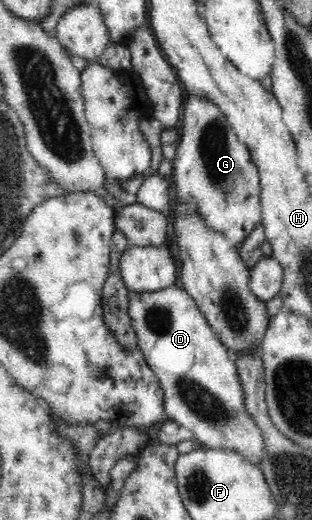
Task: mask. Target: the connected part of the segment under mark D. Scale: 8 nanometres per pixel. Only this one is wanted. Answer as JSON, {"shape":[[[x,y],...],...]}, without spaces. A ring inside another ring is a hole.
{"shape":[[[176,285],[154,292],[130,291],[127,297],[129,317],[137,336],[139,351],[158,377],[161,389],[165,393],[165,418],[190,429],[197,446],[236,451],[244,455],[250,463],[260,466],[265,455],[262,431],[246,410],[235,361],[229,357],[229,351],[218,340],[217,334],[214,334],[197,302]]]}

